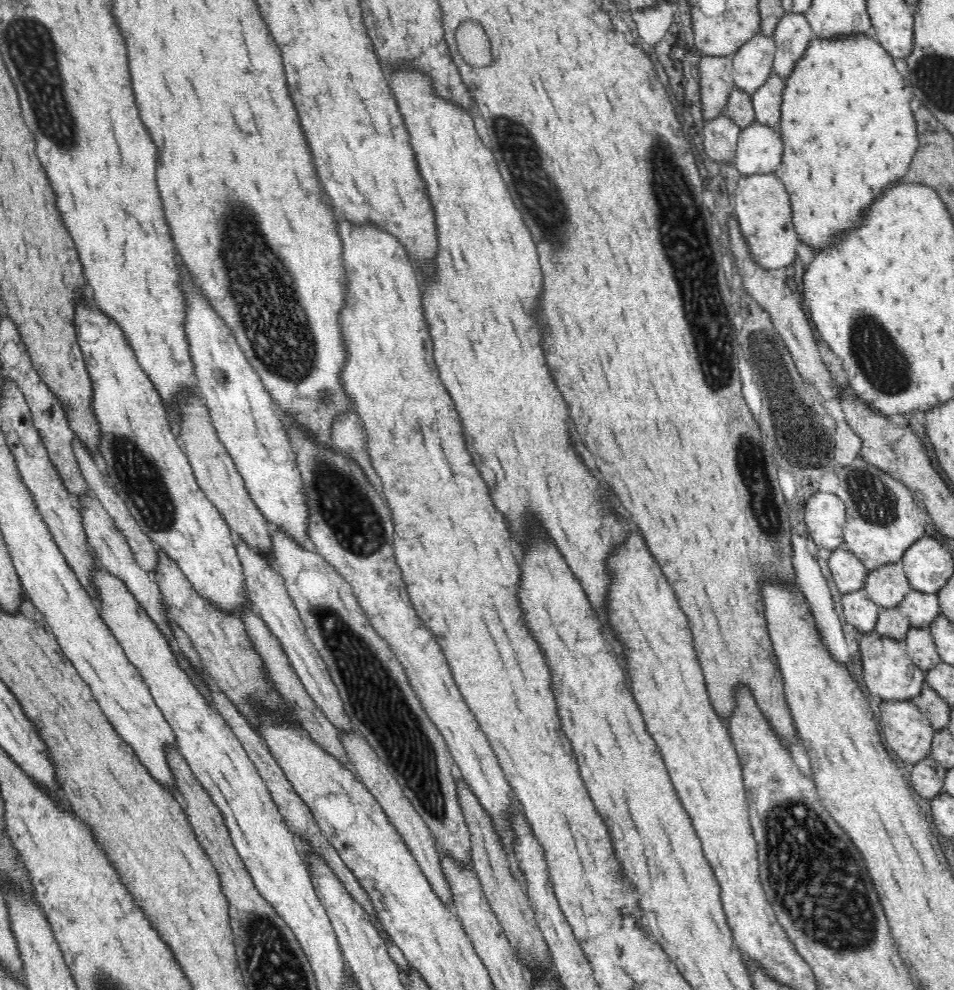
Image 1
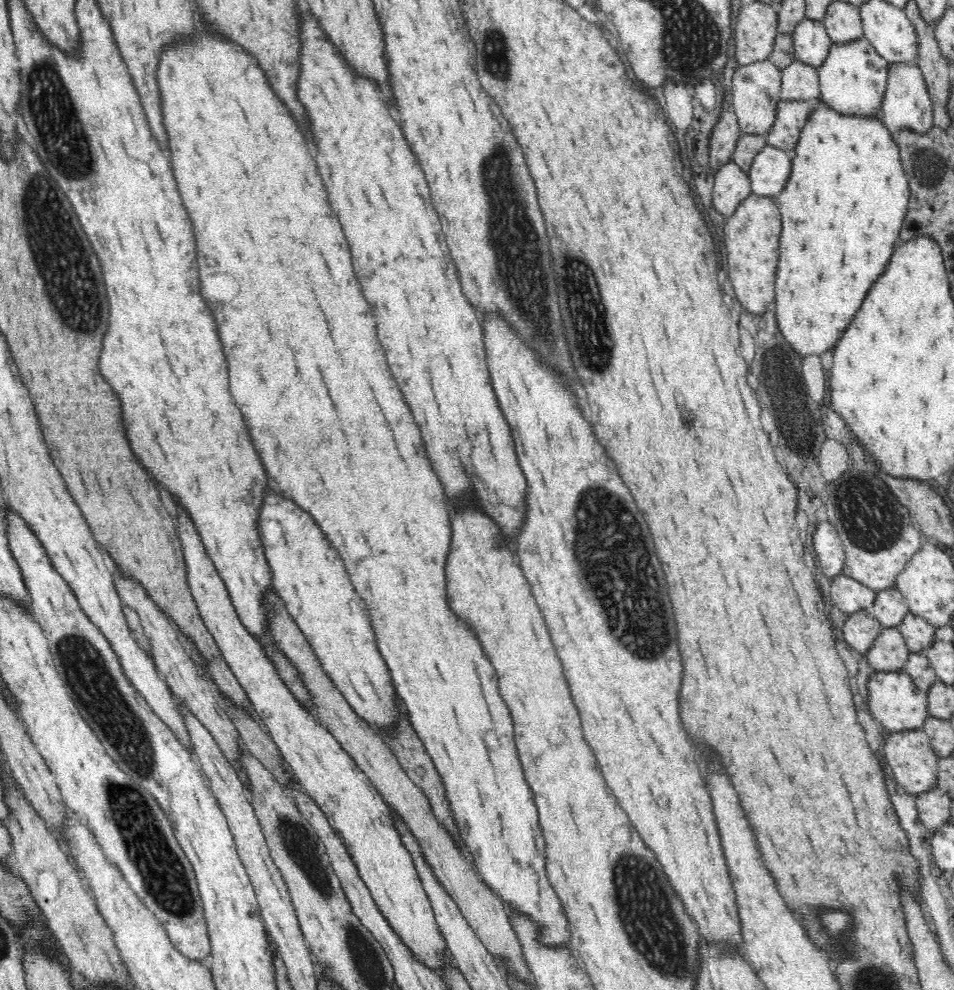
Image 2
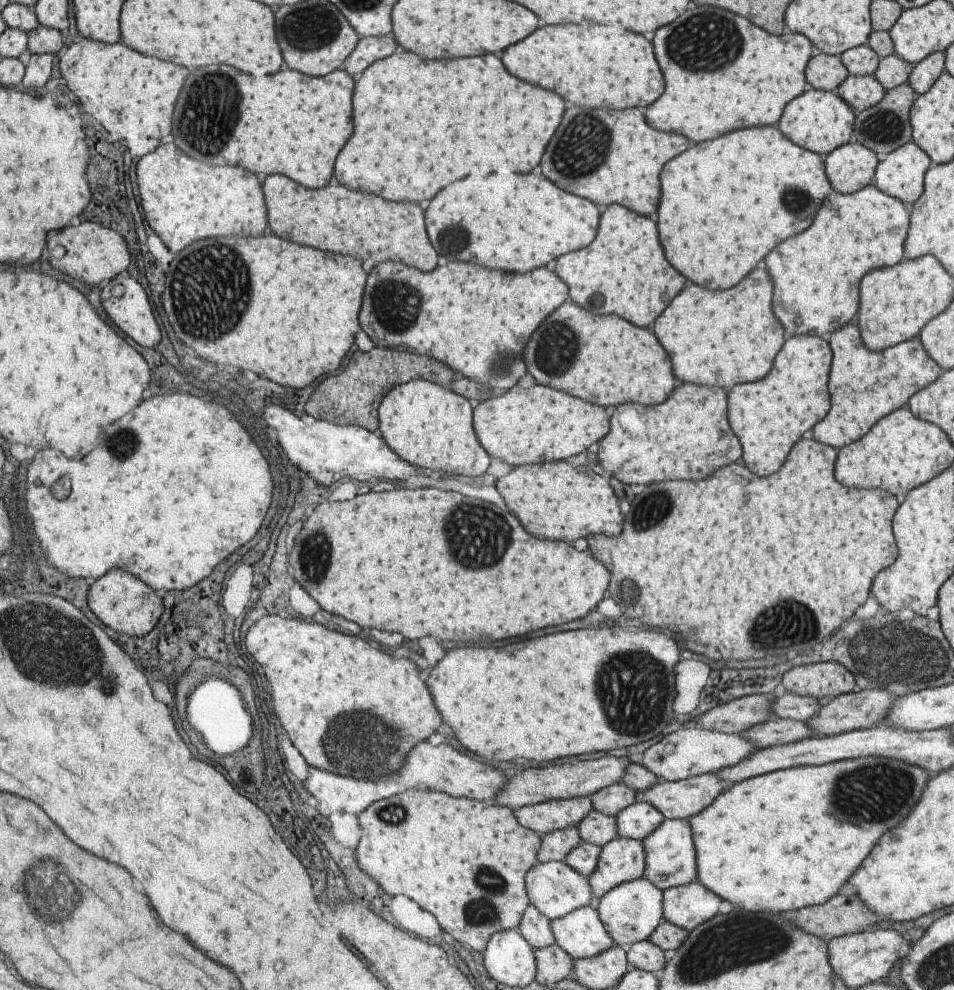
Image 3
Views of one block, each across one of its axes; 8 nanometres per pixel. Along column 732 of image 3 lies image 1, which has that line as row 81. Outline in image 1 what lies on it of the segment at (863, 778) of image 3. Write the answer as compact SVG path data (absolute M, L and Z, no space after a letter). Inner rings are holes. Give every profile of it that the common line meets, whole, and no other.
M863 33L844 34L835 38L817 38L813 37L802 58L796 60L793 72L784 79L784 90L781 102L781 118L777 126L783 142L782 160L776 168L774 175L783 182L786 187L791 202L791 216L793 216L795 232L804 240L808 246L814 250L826 248L832 240L834 234L840 230L852 228L852 224L858 218L858 212L866 208L876 196L882 195L882 190L886 186L893 185L894 182L902 180L908 172L908 166L919 145L917 125L913 115L912 104L915 99L912 96L913 91L910 85L904 80L900 72L896 70L894 59L889 52L886 52L873 35Z

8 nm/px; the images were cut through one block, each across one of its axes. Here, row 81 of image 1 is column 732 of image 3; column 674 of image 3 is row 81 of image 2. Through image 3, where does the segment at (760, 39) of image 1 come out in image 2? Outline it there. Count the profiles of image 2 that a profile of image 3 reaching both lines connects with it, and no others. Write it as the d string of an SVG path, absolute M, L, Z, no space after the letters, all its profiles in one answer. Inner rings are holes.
M766 58L752 64L735 68L732 87L728 90L731 108L737 116L743 134L766 136L776 120L777 104L781 99L781 72L774 63Z

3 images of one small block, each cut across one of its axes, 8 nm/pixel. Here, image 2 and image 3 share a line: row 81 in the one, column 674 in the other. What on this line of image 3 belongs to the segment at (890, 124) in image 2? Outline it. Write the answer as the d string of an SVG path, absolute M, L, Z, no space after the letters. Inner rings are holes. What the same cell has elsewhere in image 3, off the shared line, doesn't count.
M693 880L663 892L663 920L691 932L693 928L716 915L721 899Z

